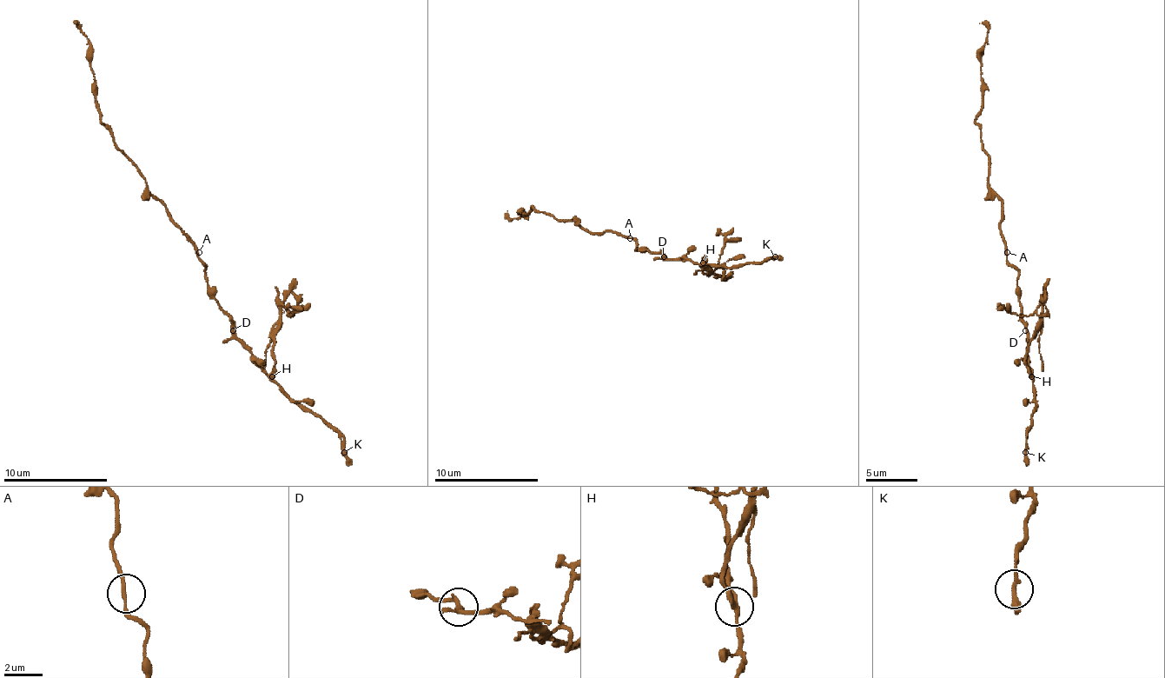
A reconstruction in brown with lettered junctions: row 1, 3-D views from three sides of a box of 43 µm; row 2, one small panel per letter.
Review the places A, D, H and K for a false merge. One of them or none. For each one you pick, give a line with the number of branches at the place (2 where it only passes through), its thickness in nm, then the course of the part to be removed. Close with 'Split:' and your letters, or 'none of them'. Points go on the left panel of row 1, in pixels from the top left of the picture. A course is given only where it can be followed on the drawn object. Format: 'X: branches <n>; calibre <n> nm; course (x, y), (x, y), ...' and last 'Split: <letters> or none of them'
H: branches 3; calibre 200 nm; course (271, 376), (279, 309), (292, 315), (310, 304)
Split: H

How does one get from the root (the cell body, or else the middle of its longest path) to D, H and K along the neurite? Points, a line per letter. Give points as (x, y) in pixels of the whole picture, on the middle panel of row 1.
D: (627, 235), (635, 241), (635, 249), (658, 251), (664, 256)
H: (627, 235), (635, 241), (635, 249), (658, 251), (666, 259), (702, 262)
K: (627, 235), (635, 241), (635, 249), (658, 251), (666, 259), (738, 267), (762, 264), (775, 256)

